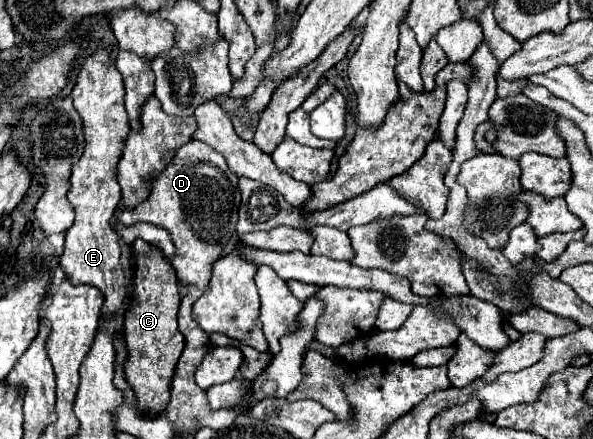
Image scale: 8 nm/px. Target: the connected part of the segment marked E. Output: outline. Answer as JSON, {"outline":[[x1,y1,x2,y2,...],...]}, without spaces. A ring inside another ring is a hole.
{"outline":[[97,50,83,60,71,98,83,120,87,144,81,158,73,166,69,202,75,208,75,222,67,230,65,250,59,258,59,264,73,284,91,284,105,294,103,312,119,310,129,286,127,272,121,266,123,246,119,236,111,230,111,216,121,200,121,186,117,178,119,144,123,144,123,136,127,136,129,128,123,96,123,78,105,50]]}

